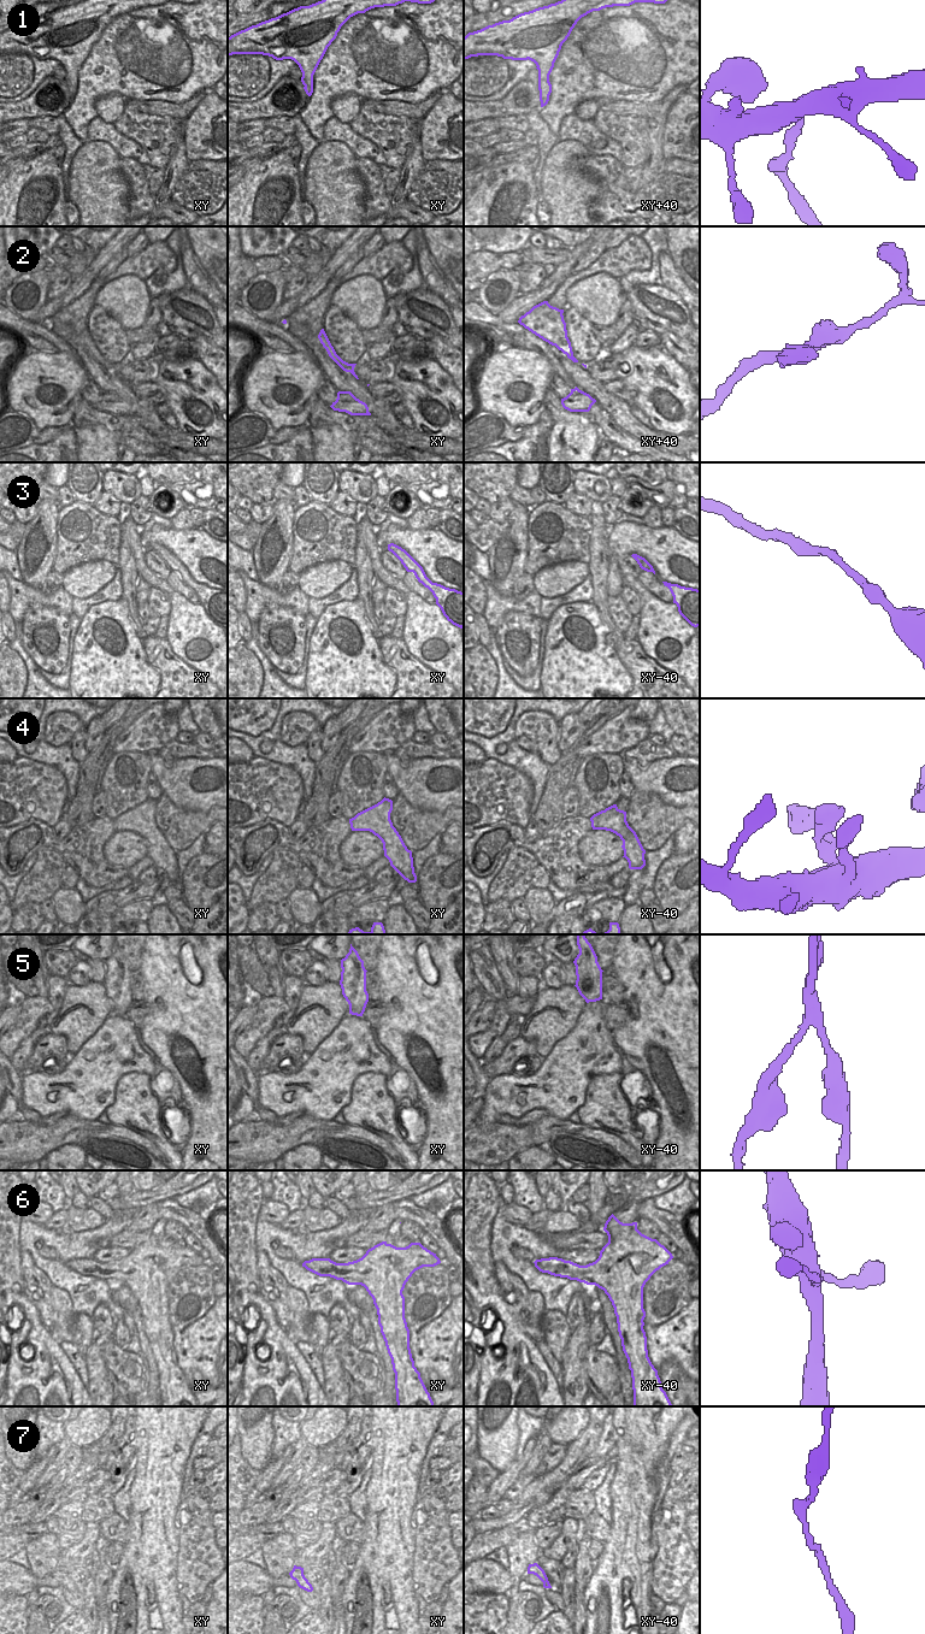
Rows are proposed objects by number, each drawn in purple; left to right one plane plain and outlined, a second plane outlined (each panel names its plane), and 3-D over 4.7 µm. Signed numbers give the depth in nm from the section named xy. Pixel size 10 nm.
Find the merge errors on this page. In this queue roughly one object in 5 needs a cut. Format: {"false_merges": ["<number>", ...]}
{"false_merges": ["1", "5"]}

